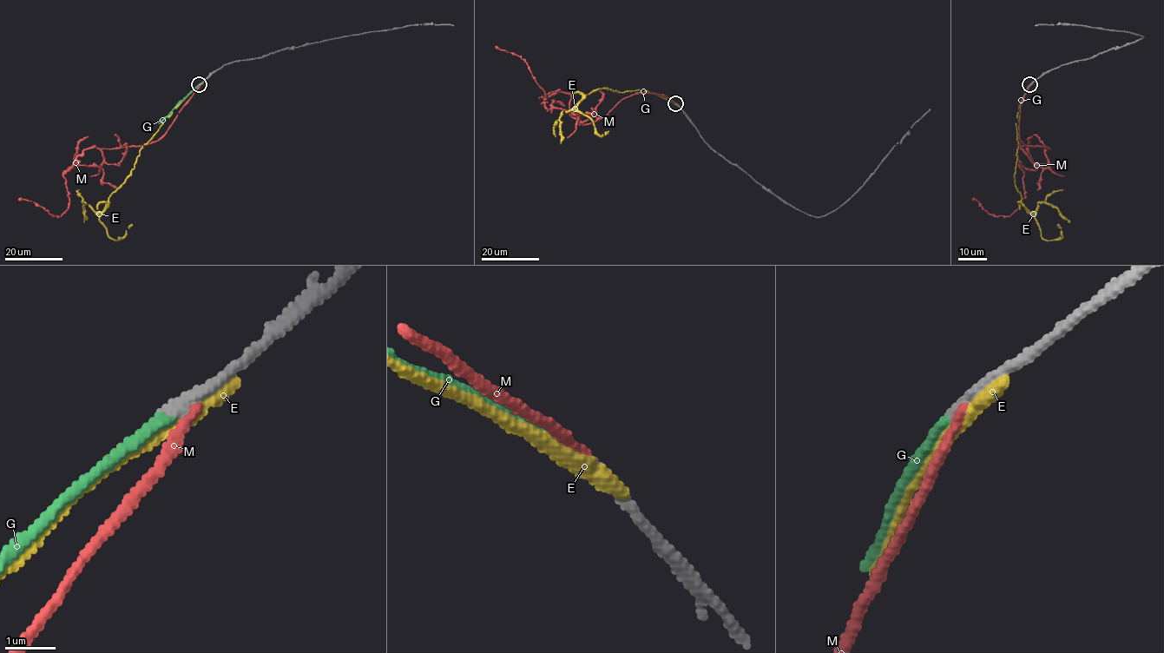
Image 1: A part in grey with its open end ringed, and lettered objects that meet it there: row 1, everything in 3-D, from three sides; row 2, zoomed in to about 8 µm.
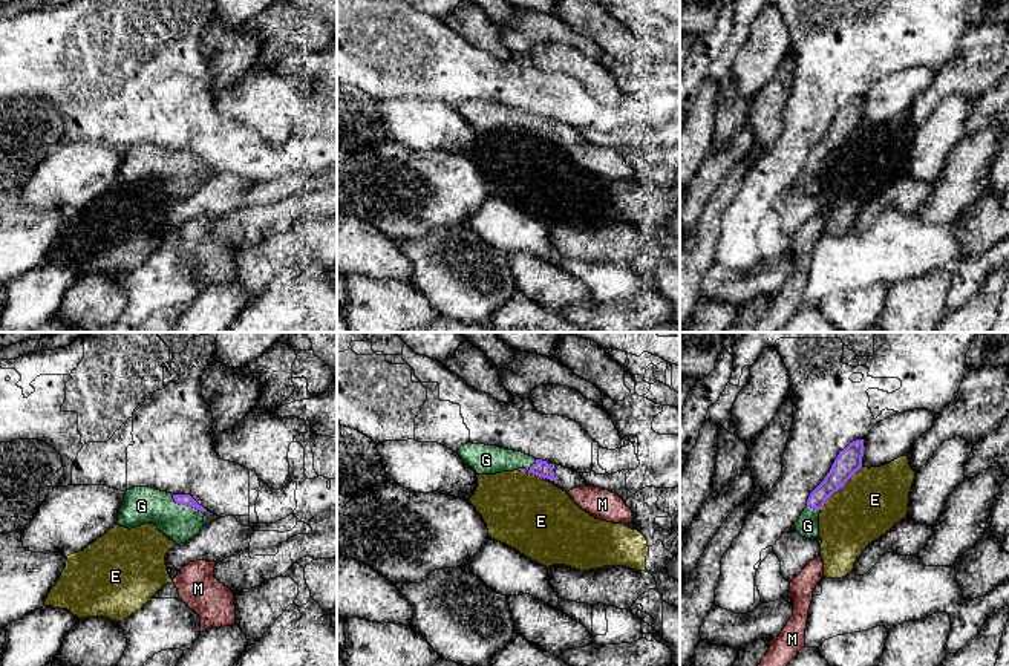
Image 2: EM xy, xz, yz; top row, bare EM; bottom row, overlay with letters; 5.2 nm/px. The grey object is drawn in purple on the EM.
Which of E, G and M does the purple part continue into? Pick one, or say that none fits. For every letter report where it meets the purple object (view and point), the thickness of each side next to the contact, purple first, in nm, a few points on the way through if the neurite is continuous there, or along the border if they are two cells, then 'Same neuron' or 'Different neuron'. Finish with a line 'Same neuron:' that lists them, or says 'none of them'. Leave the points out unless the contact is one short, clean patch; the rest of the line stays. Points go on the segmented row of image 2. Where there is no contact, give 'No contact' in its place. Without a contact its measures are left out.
E: Touches purple at yz (839, 487). Thickness 140 nm (purple) against 340 nm. Different neuron
G: Touches purple at xy (186, 504). Thickness 60 nm (purple) against 190 nm. Path across: xy (182, 499), (186, 504), (141, 506). Same neuron
M: No contact. Different neuron
Same neuron: G

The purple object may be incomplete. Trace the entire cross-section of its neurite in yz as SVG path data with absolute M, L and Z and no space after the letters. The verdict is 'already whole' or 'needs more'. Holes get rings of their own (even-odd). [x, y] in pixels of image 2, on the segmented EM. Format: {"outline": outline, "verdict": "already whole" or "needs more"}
{"outline": "M856 439L839 452L824 481L810 493L807 507L795 522L796 533L807 539L818 539L821 508L862 467L862 456L864 439Z", "verdict": "needs more"}

